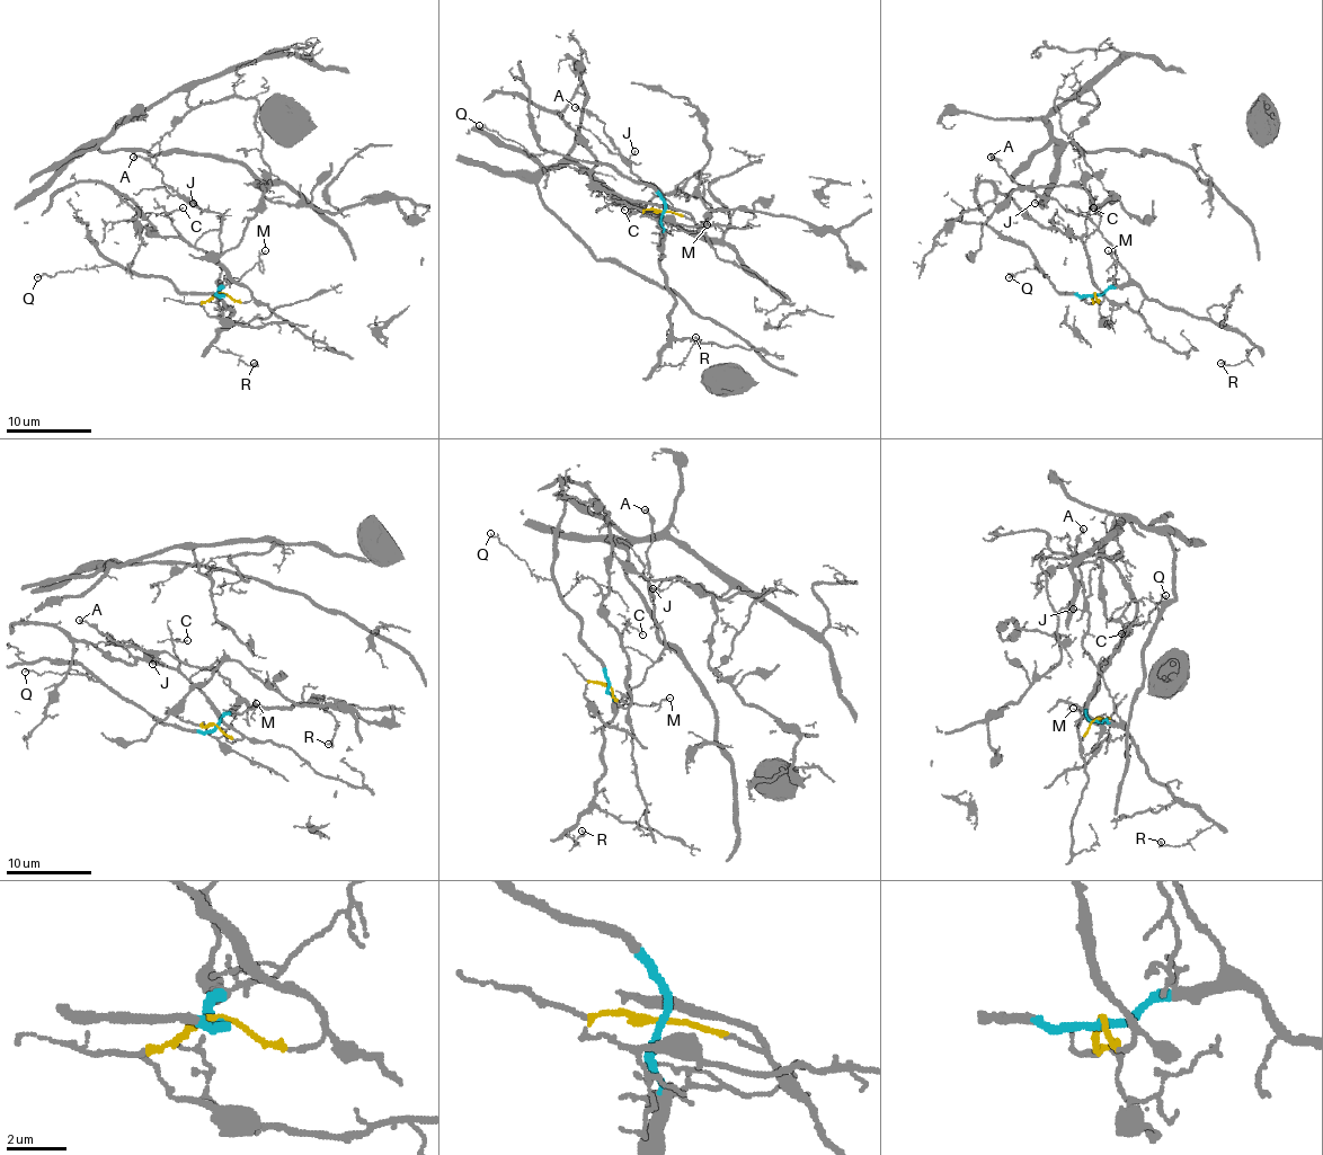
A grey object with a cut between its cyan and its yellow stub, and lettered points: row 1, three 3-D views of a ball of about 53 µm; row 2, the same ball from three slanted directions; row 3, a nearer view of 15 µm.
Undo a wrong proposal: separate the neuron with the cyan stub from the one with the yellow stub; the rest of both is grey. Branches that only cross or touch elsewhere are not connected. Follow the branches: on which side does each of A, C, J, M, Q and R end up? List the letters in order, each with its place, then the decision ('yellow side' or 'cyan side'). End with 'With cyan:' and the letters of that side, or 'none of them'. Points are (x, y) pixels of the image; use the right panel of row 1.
A: place (991, 157); cyan side
C: place (1093, 207); yellow side
J: place (1035, 203); cyan side
M: place (1108, 250); cyan side
Q: place (1009, 277); cyan side
R: place (1221, 363); cyan side
With cyan: A, J, M, Q, R

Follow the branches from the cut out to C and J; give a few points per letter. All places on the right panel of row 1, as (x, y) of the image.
C: (1093, 294), (1100, 302), (1102, 292), (1095, 285), (1083, 236), (1088, 214), (1093, 209)
J: (1093, 294), (1121, 287), (1128, 281), (1115, 249), (1085, 216), (1053, 200), (1033, 202)

